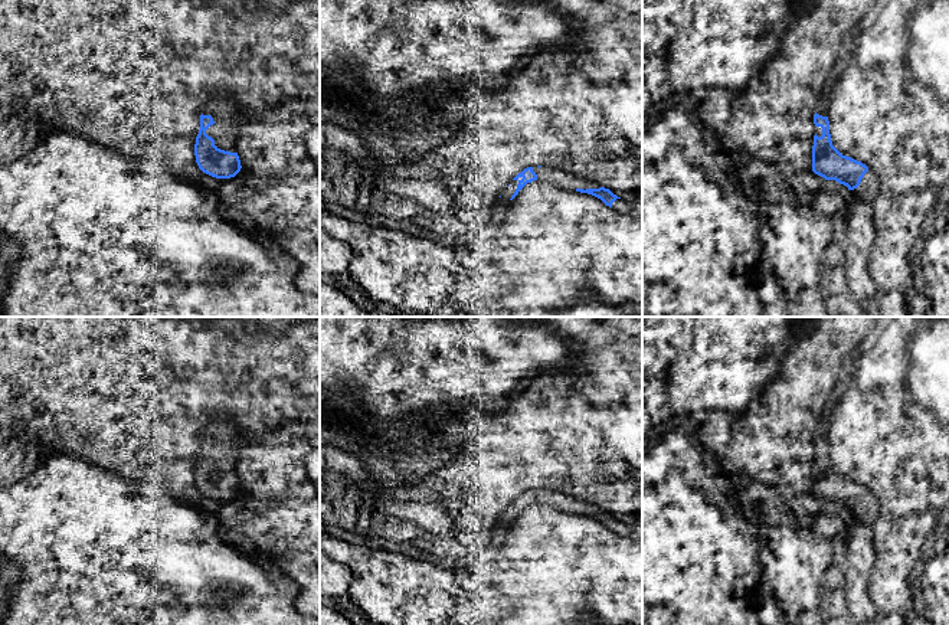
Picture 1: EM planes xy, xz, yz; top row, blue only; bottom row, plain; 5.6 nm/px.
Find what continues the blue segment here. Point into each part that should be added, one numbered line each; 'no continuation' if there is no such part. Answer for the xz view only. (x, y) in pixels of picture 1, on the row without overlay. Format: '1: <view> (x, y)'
1: xz (509, 514)

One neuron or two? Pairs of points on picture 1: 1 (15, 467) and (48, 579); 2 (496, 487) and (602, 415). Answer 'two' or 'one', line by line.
1: two
2: one

